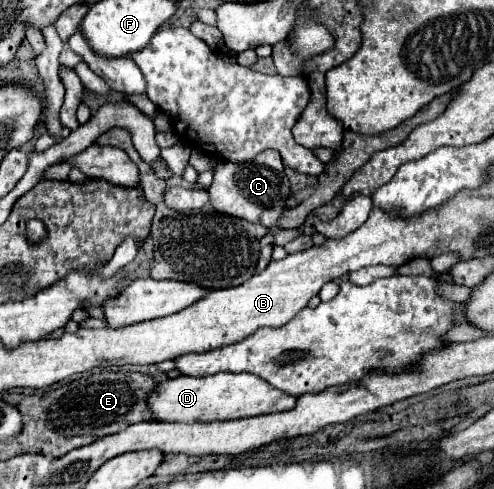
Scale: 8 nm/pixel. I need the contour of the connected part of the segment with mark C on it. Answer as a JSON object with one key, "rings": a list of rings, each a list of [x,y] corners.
{"rings":[[[264,150],[256,160],[244,164],[232,164],[220,160],[214,168],[214,180],[208,188],[212,206],[228,216],[236,216],[240,220],[248,220],[252,224],[262,224],[264,228],[274,230],[278,218],[284,210],[288,210],[288,196],[292,194],[290,182],[284,174],[284,166],[280,154],[276,150]]]}

